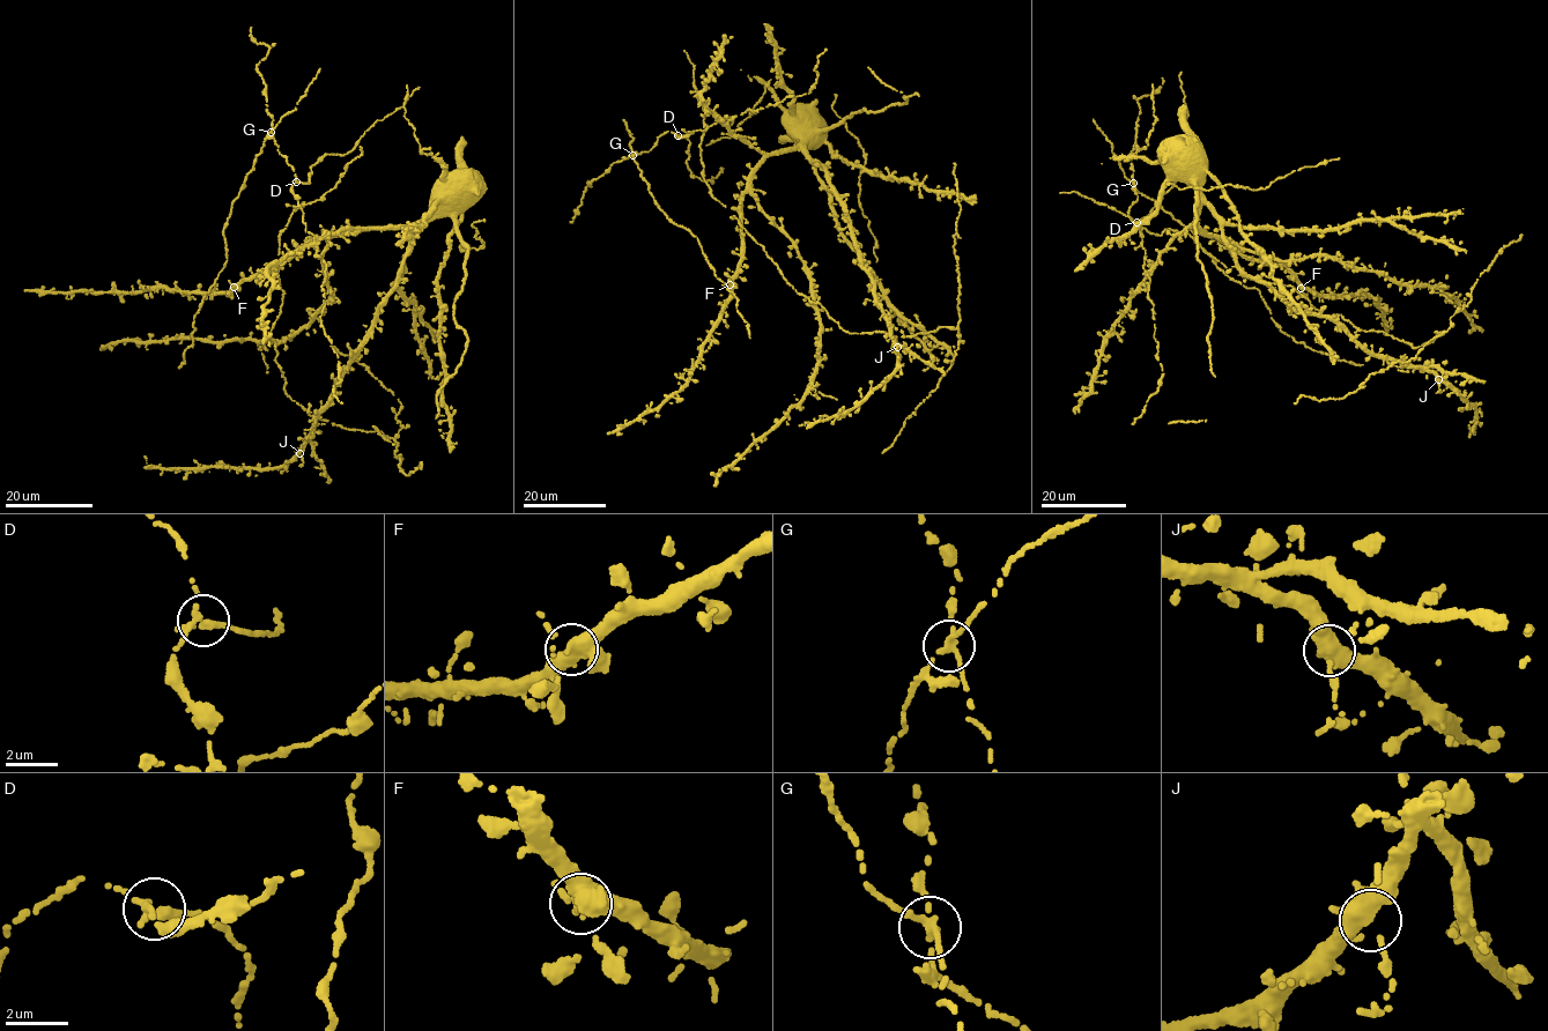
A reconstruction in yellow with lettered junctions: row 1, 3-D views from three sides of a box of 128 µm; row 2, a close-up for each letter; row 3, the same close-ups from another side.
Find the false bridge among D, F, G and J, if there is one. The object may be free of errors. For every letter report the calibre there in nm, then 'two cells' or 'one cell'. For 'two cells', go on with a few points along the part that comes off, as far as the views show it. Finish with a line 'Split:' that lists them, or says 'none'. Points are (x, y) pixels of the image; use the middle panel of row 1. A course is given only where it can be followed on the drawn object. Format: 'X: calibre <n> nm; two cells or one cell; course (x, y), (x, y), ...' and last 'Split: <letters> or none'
D: calibre 200 nm; one cell
F: calibre 320 nm; one cell
G: calibre 220 nm; two cells; course (632, 156), (658, 207), (673, 222), (696, 236), (715, 275), (735, 296), (738, 312), (747, 321), (750, 338)
J: calibre 360 nm; one cell
Split: G

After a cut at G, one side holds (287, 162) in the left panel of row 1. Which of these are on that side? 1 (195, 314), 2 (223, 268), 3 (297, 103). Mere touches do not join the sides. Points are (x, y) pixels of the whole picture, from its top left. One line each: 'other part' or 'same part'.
1: other part
2: other part
3: other part

